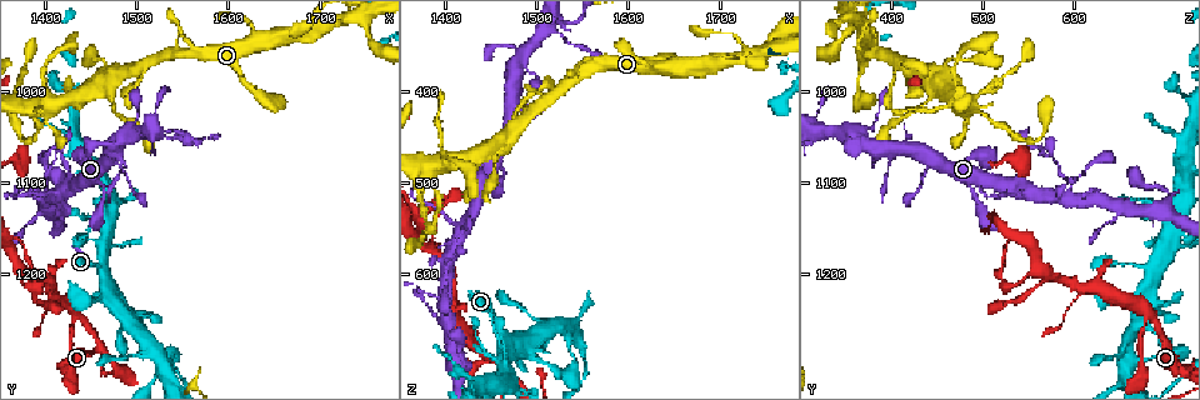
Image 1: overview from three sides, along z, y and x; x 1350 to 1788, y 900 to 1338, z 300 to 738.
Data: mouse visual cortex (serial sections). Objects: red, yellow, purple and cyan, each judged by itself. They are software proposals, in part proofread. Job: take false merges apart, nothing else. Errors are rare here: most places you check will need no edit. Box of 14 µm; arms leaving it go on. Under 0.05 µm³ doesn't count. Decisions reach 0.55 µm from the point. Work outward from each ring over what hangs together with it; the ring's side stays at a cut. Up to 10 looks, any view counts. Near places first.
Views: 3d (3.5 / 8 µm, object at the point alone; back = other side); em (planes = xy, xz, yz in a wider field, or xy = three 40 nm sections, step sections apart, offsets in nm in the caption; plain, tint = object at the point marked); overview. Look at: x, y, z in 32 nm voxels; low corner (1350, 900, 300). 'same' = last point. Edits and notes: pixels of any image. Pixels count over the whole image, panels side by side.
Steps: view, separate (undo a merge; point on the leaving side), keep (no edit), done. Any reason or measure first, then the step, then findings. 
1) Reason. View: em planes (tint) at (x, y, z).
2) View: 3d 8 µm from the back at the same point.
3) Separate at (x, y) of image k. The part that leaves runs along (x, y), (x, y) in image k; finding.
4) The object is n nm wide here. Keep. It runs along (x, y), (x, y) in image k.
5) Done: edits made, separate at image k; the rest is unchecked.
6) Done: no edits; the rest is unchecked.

Sharp bend. View: 3d 8 µm at (1460, 1275, 700).

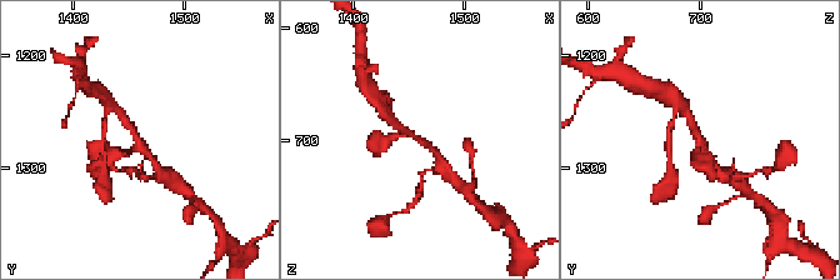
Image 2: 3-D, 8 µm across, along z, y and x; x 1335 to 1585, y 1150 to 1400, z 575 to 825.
View: 3d 3.5 µm at (1456, 1274, 702).

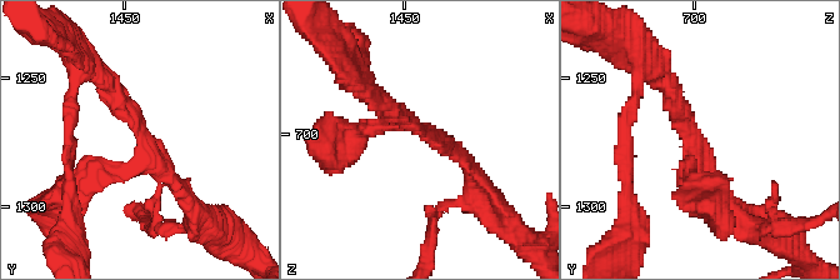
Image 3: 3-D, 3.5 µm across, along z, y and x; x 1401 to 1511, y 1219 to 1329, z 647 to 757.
3 arms meet here; the arms are 200, 250, 250 nm wide. View: em xy step 2 (tint) at (1458, 1275, 699).

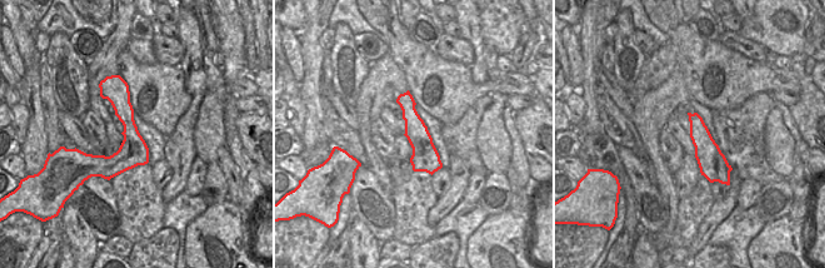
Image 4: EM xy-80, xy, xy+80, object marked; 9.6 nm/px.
The object is 240 nm wide here. Keep. It runs along (690, 186), (693, 129), (664, 79) in image 3; all the same cell.

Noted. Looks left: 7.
Thin neck. View: 3d 8 µm from the back at (1530, 1300, 655).

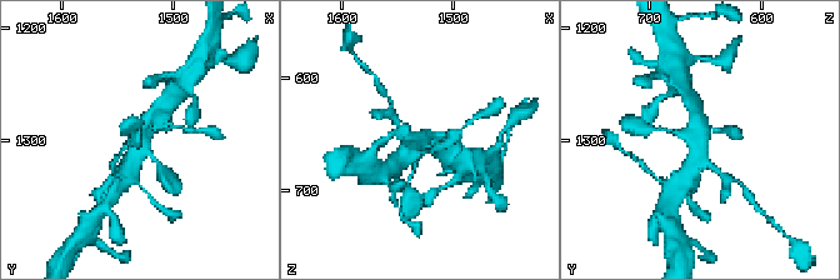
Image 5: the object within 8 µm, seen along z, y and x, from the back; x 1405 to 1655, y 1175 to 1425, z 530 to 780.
Closer look. View: 3d 3.5 µm at (1530, 1300, 656).

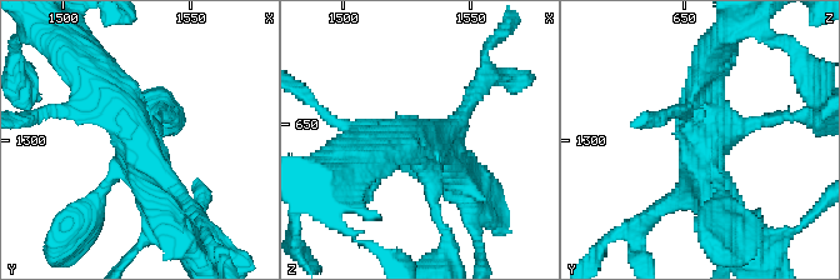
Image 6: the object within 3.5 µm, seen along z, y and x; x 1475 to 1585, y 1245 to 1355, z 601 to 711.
4 arms meet here; the arms are 200, 200, 300, 500 nm wide. View: em xy step 2 (tint) at (1529, 1299, 657).

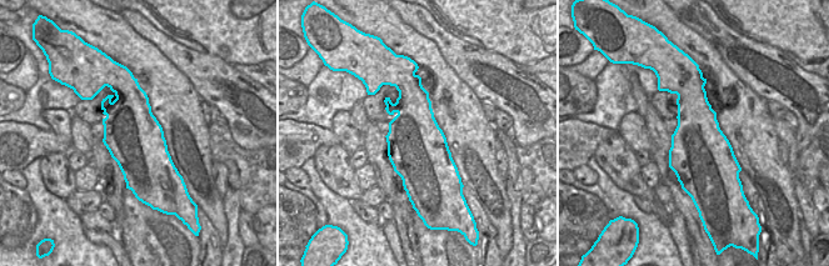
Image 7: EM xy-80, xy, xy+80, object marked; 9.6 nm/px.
Keep. It runs along (119, 81), (173, 228) in image 6; one cell here.

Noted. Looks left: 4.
Small branch off a trunk. View: 3d 3.5 µm at (1465, 1135, 705).

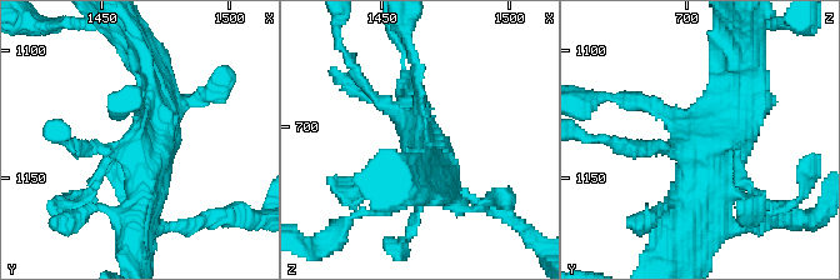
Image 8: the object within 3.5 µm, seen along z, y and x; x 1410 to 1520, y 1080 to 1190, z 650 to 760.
View: em xy step 1 (tint) at (1465, 1135, 705).

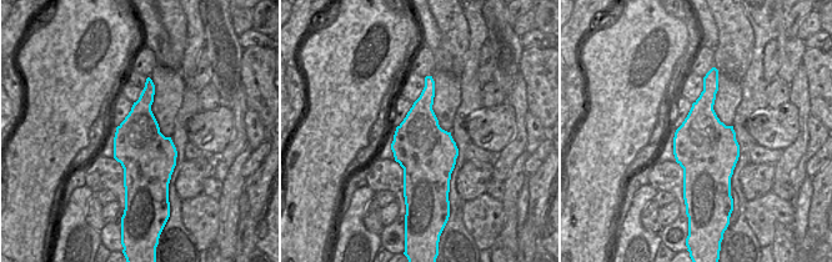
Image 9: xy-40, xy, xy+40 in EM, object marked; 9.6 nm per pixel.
Another direction. View: em xy step 2 (tint) at the same point.

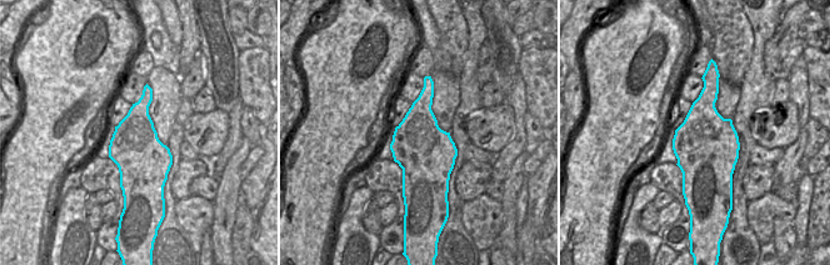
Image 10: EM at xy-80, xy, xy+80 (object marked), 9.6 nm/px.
Keep. It runs along (673, 235), (746, 89) in image 8; all the same cell.

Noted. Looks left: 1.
Done: no edits; the rest is unchecked.

